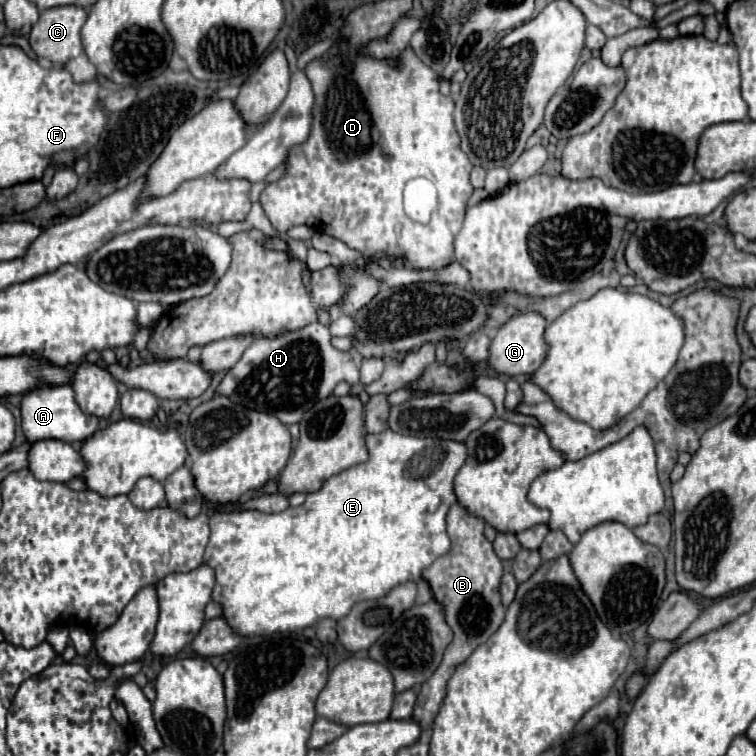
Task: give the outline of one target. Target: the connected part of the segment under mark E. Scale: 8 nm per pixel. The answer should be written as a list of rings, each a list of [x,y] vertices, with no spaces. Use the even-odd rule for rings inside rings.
[[[385,430],[381,434],[369,434],[367,436],[367,448],[369,448],[369,460],[357,466],[351,466],[337,476],[331,476],[329,480],[323,482],[321,490],[307,494],[303,506],[289,506],[287,510],[279,514],[265,514],[259,510],[241,510],[241,512],[231,512],[231,514],[213,514],[209,520],[211,526],[211,538],[209,538],[209,550],[205,550],[203,564],[209,564],[215,570],[215,586],[213,586],[213,602],[217,602],[223,608],[223,618],[229,618],[229,626],[233,630],[241,630],[245,638],[251,636],[269,636],[275,632],[299,632],[309,626],[315,626],[321,618],[333,618],[339,620],[345,614],[349,614],[351,606],[369,600],[369,598],[381,598],[385,596],[391,588],[403,584],[403,582],[419,582],[423,568],[433,564],[439,556],[447,554],[451,548],[447,530],[445,530],[445,516],[451,504],[457,502],[453,494],[453,478],[463,466],[467,458],[467,448],[461,442],[453,440],[439,440],[439,438],[415,438],[415,436],[405,436],[397,434],[393,430]]]

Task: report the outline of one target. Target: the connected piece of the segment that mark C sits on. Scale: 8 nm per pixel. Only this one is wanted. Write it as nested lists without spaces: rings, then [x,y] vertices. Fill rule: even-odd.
[[[57,6],[41,12],[37,24],[29,34],[29,44],[37,54],[37,58],[45,58],[57,66],[63,66],[71,58],[77,58],[83,52],[79,32],[81,32],[81,26],[85,24],[85,18],[87,18],[87,12],[79,6]]]

